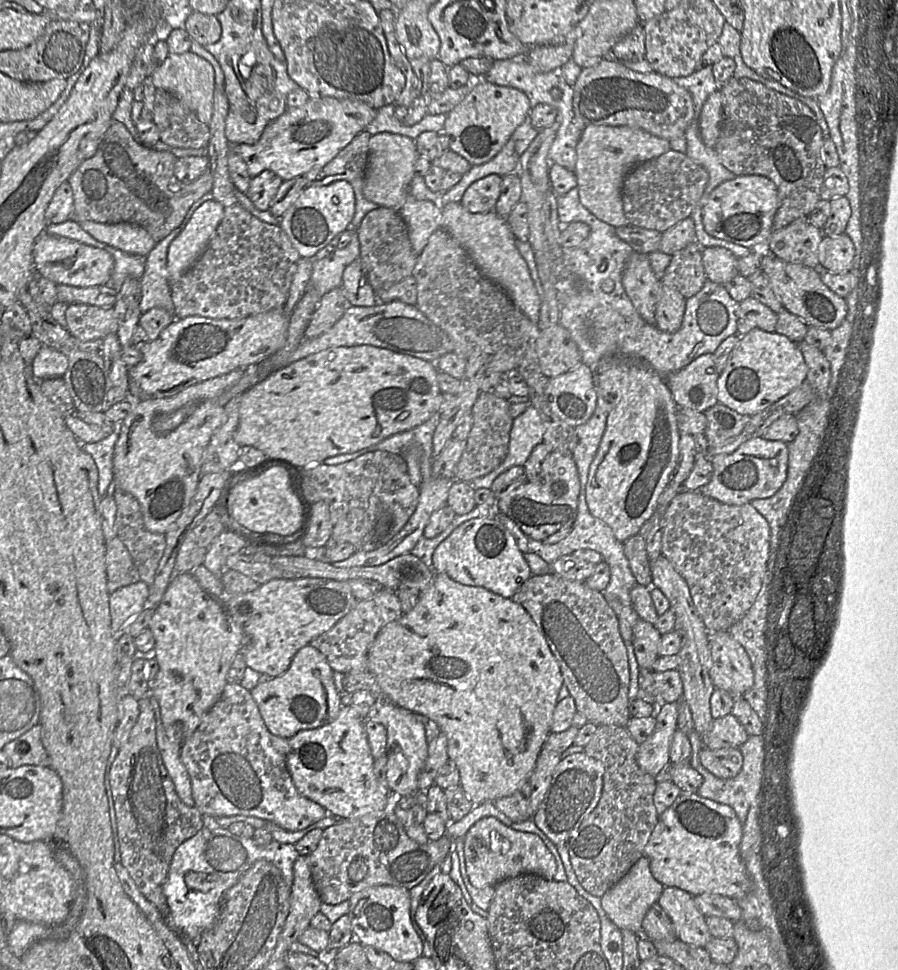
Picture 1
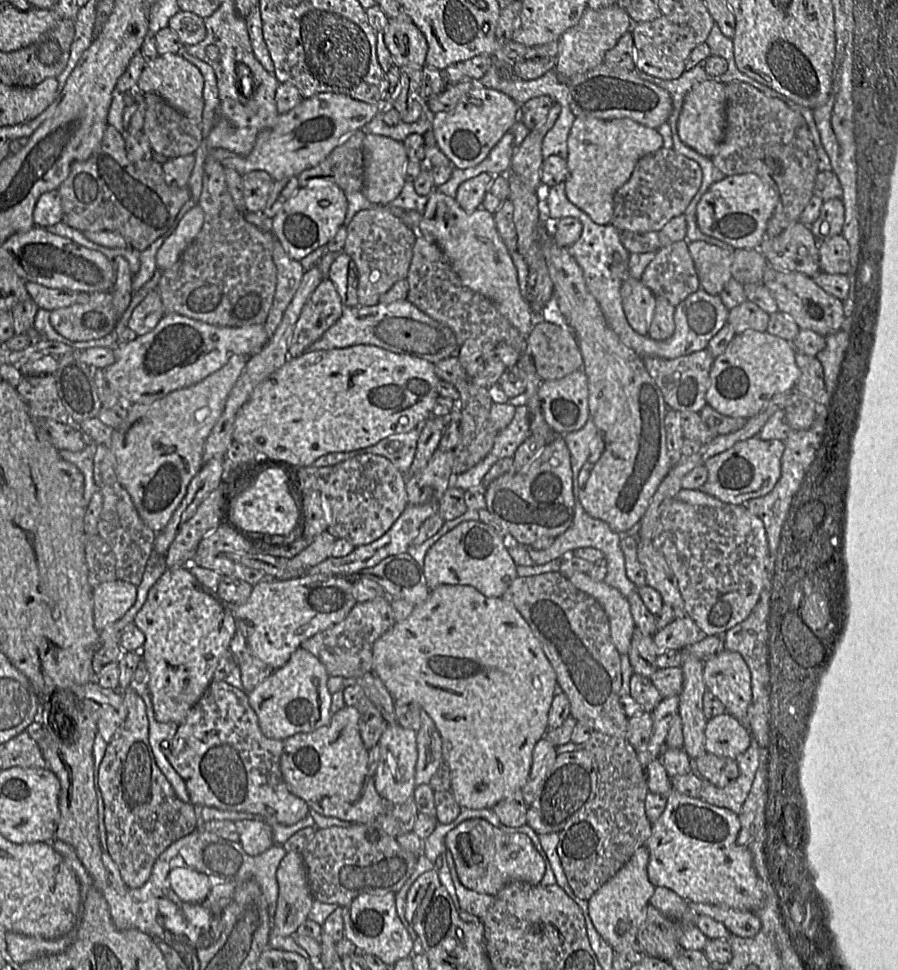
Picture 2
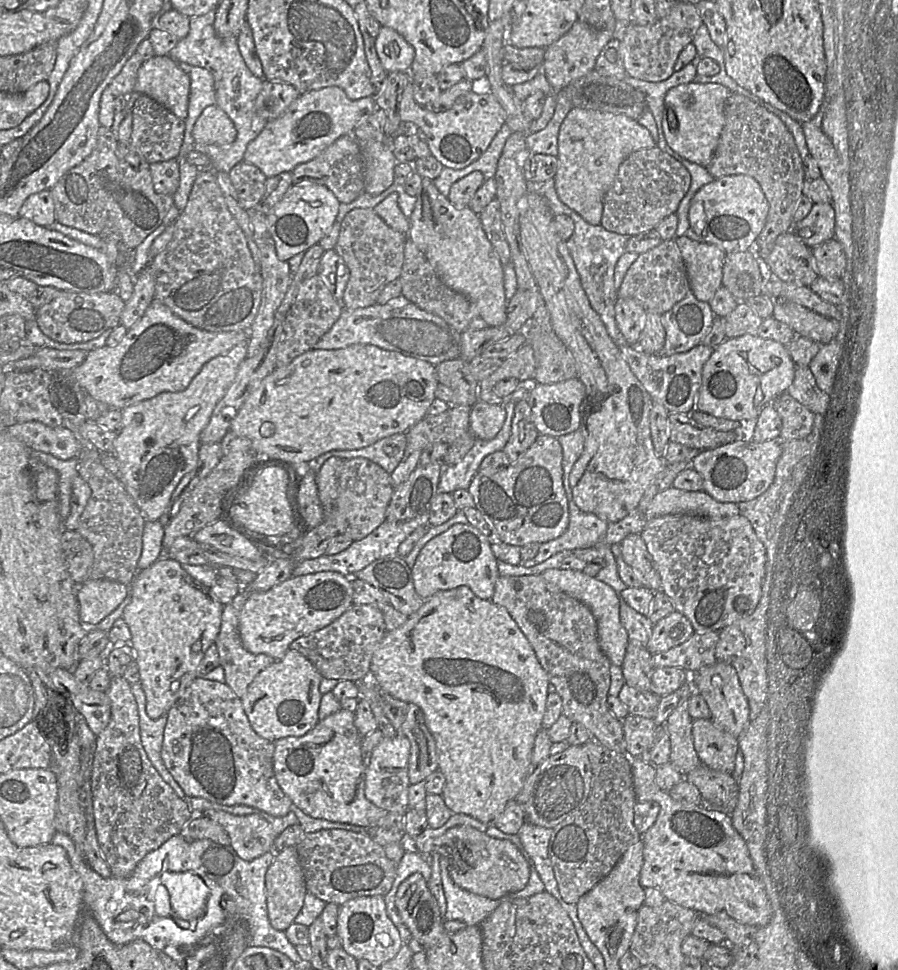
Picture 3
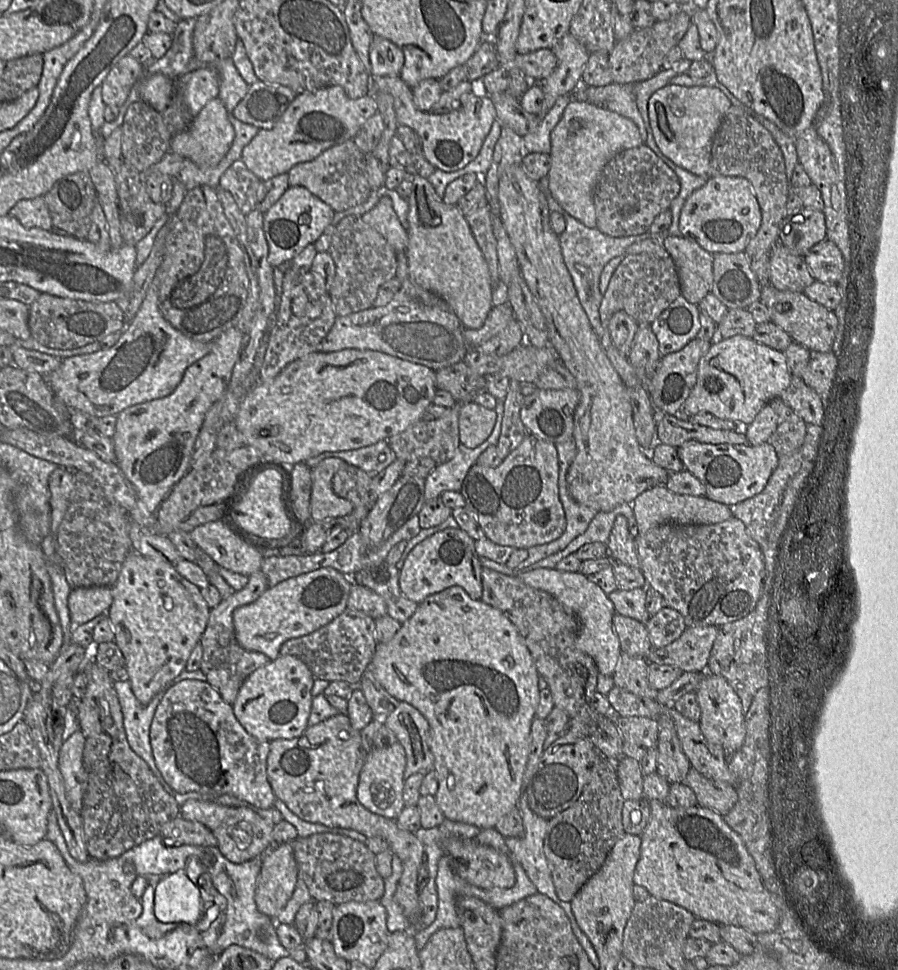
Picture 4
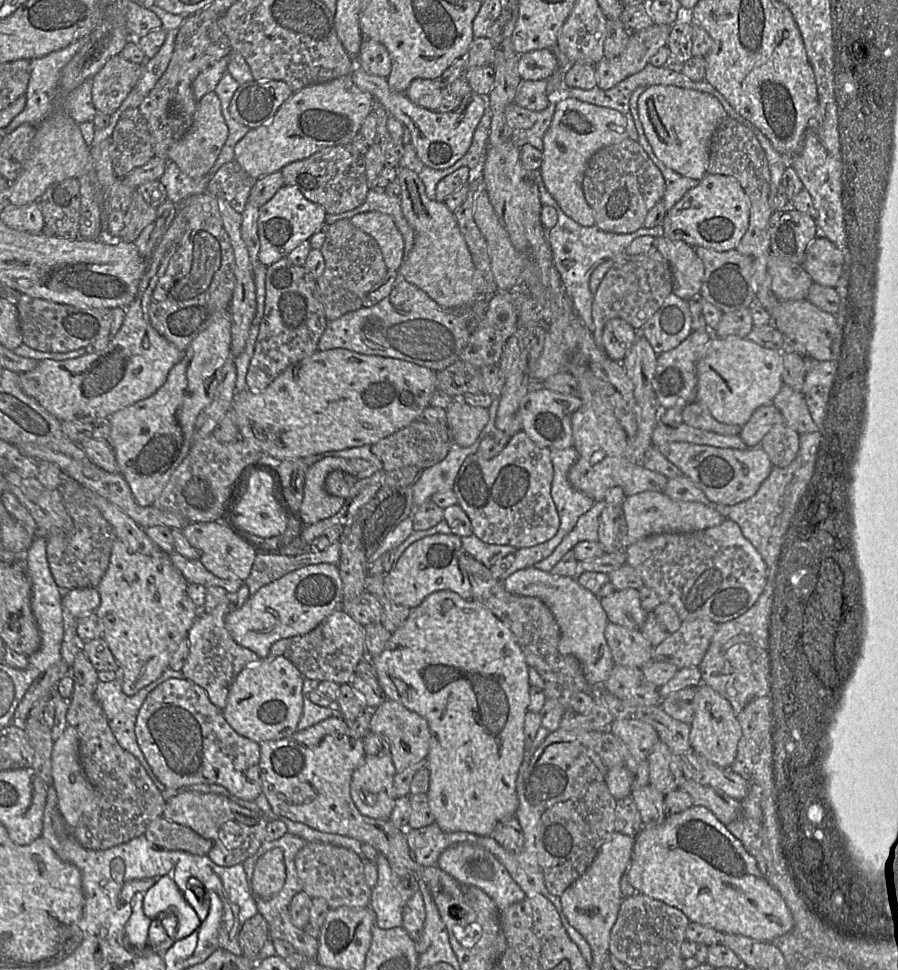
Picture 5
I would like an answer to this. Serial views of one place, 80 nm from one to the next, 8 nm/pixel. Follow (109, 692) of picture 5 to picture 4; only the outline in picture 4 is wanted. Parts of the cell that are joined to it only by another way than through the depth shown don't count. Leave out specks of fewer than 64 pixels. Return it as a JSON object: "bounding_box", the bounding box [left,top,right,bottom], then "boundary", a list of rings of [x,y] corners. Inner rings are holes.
{"bounding_box":[113,681,164,780],"boundary":[[[129,681],[113,682],[113,687],[116,691],[123,717],[124,726],[126,729],[127,741],[131,748],[140,756],[149,766],[153,774],[158,780],[164,780],[160,771],[157,769],[153,752],[150,743],[150,725],[155,709],[160,701],[161,695],[155,696],[147,705],[143,705],[133,694]]]}

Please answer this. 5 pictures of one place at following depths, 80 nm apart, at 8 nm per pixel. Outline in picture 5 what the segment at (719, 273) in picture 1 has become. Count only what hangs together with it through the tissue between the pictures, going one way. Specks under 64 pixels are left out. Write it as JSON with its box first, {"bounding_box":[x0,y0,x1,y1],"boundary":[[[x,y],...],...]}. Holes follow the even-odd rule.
{"bounding_box":[656,236,705,301],"boundary":[[[661,236],[657,238],[656,249],[671,267],[672,293],[687,301],[698,298],[705,268],[694,247],[683,240]]]}

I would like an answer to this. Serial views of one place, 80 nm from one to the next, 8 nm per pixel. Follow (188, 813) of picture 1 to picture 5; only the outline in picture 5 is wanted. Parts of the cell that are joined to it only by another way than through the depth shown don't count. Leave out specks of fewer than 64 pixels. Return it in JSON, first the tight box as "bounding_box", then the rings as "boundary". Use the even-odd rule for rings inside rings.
{"bounding_box":[66,652,166,850],"boundary":[[[83,652],[76,654],[70,673],[76,682],[74,692],[69,700],[66,719],[70,726],[76,728],[79,736],[79,760],[85,776],[93,785],[95,800],[88,813],[84,813],[77,826],[71,830],[73,837],[85,848],[91,850],[106,850],[114,846],[129,842],[144,835],[148,824],[159,817],[165,809],[166,799],[140,762],[128,751],[123,749],[116,740],[109,726],[108,720],[99,702],[94,697],[98,684],[98,672]]]}

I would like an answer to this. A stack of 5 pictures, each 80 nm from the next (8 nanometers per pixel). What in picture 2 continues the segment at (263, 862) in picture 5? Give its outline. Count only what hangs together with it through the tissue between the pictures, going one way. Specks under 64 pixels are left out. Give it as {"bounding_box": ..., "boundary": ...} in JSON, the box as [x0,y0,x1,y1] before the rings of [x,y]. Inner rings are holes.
{"bounding_box":[271,853,315,936],"boundary":[[[286,853],[277,868],[276,881],[278,895],[271,935],[295,936],[298,927],[308,920],[315,899],[309,887],[301,853]]]}

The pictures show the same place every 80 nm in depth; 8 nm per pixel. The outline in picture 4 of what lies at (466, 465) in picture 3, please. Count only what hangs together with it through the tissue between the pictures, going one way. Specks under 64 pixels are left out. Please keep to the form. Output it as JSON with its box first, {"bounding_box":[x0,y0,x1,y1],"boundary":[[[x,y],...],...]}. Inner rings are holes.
{"bounding_box":[425,400,503,500],"boundary":[[[498,400],[495,408],[496,424],[488,439],[474,448],[459,445],[455,455],[449,461],[437,465],[425,478],[426,500],[439,497],[445,491],[459,491],[470,470],[477,463],[480,454],[490,445],[496,445],[501,430],[503,416],[503,401]]]}

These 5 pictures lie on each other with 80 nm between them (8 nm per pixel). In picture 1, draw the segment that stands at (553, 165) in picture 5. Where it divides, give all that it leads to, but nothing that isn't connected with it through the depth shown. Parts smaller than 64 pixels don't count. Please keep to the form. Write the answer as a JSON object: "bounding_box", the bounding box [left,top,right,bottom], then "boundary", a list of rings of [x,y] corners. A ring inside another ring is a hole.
{"bounding_box":[574,125,670,226],"boundary":[[[587,125],[577,144],[574,173],[579,200],[601,221],[613,226],[627,226],[621,191],[627,174],[639,163],[670,149],[668,140],[628,126]]]}

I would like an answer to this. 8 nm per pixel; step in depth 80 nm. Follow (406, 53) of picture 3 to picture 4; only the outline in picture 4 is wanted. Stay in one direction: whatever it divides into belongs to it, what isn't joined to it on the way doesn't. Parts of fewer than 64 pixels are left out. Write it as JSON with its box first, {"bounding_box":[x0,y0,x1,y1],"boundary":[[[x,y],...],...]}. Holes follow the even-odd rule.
{"bounding_box":[369,36,404,76],"boundary":[[[373,36],[369,47],[372,76],[398,76],[404,64],[403,51],[388,39]]]}

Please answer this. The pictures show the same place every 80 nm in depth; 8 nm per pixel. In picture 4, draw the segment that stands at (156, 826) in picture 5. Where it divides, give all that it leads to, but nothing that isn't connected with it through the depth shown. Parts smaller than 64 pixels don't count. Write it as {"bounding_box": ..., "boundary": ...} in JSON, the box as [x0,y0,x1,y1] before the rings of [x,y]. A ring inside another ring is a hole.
{"bounding_box":[159,817,217,846],"boundary":[[[181,817],[172,819],[163,825],[159,835],[168,846],[217,846],[214,834],[205,825],[185,820]]]}

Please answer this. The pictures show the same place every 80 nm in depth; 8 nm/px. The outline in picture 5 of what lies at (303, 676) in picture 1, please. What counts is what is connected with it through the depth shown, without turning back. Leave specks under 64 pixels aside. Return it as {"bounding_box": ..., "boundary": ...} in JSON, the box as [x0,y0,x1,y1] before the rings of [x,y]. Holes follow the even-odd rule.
{"bounding_box":[222,657,303,743],"boundary":[[[285,657],[261,659],[236,676],[222,709],[223,716],[235,732],[257,743],[291,736],[303,711],[303,681],[300,671]]]}

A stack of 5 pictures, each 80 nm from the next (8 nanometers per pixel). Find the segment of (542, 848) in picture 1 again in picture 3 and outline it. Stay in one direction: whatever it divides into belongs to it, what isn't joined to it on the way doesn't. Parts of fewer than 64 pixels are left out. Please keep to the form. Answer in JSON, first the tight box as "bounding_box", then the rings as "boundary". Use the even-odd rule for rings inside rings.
{"bounding_box":[424,826,532,899],"boundary":[[[455,826],[427,842],[424,849],[448,857],[451,877],[461,888],[491,899],[503,898],[522,890],[530,879],[532,865],[516,844],[490,837],[471,826]]]}

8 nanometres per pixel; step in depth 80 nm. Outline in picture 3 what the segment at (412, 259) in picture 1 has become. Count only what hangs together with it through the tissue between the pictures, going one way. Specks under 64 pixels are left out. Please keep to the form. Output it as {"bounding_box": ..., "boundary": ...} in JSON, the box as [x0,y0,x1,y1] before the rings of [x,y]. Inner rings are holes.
{"bounding_box":[335,208,407,309],"boundary":[[[373,208],[350,211],[340,224],[335,252],[343,259],[349,279],[343,294],[344,309],[357,309],[376,304],[383,288],[400,277],[404,262],[407,234],[392,229]]]}

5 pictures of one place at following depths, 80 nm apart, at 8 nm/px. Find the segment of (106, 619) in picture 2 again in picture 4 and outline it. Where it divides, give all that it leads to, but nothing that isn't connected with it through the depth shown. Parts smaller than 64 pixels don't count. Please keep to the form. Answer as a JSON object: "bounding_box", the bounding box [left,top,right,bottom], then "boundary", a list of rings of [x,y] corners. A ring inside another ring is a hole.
{"bounding_box":[68,586,113,625],"boundary":[[[93,586],[72,589],[68,597],[70,620],[75,625],[106,615],[113,601],[111,587]]]}

